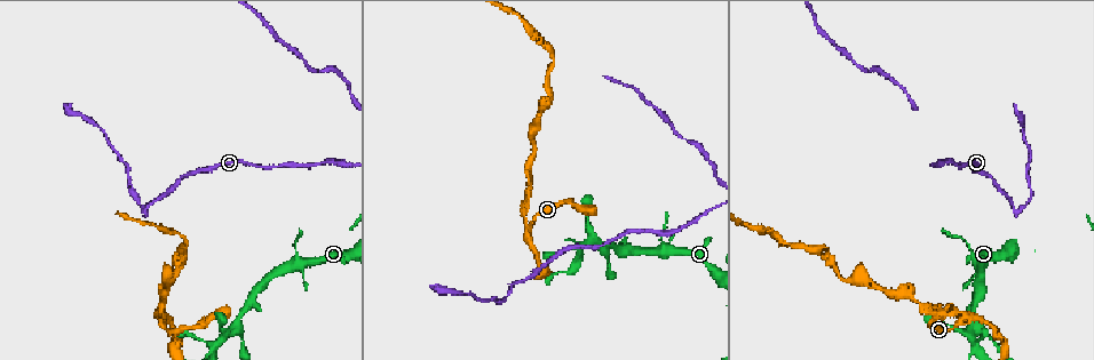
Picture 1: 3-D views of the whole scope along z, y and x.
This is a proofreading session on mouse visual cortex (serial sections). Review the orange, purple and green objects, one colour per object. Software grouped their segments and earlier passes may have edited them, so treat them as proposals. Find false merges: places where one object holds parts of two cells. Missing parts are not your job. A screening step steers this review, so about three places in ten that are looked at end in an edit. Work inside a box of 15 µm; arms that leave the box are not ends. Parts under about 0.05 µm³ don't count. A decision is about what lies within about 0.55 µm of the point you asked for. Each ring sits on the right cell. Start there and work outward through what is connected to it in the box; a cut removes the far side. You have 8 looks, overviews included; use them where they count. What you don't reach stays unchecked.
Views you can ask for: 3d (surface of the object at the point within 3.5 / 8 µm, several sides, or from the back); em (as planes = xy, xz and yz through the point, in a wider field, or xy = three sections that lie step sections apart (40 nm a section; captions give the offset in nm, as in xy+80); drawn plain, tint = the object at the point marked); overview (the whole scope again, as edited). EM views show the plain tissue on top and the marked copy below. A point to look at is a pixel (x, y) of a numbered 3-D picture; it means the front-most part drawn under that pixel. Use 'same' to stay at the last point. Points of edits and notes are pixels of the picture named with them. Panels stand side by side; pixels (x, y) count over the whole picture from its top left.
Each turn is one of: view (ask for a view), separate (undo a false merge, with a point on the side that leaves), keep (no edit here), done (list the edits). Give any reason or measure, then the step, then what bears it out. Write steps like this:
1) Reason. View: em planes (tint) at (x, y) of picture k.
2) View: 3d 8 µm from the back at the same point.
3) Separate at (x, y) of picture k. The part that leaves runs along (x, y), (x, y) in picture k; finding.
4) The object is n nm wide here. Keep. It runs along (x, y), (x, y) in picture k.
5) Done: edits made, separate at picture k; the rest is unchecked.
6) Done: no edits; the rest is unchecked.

Three arms meet. View: 3d 3.5 µm at (958, 319) of picture 1.

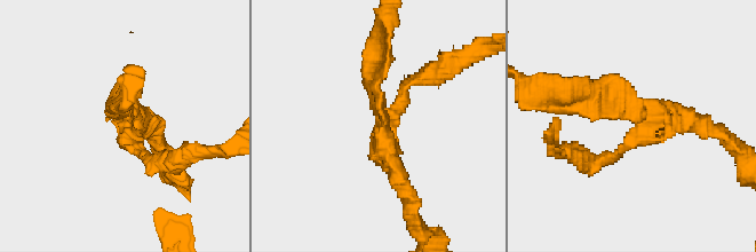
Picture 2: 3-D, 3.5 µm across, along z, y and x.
Shape alone is not enough. View: em planes (tint) at (385, 128) of picture 2.

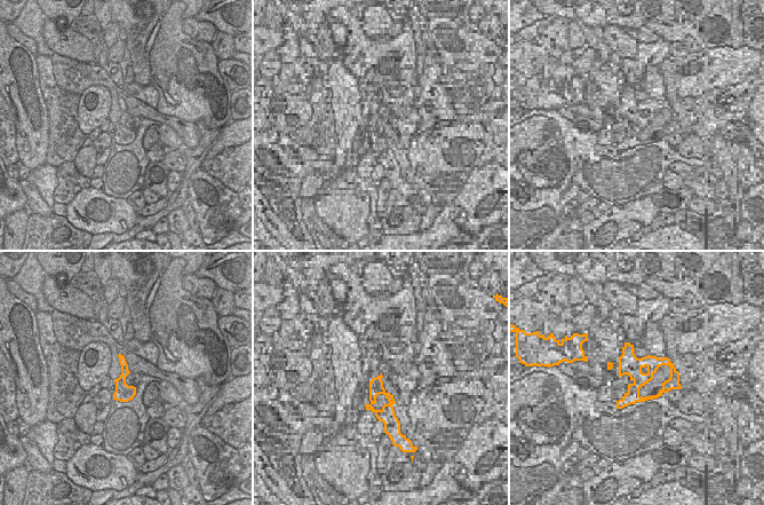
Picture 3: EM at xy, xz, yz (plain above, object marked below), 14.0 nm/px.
The object is 260 nm wide here. Keep. It runs along (154, 162), (116, 105) in picture 2; continuous, no second cell.

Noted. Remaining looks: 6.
A narrow waist. View: 3d 3.5 µm at (164, 301) of picture 1.

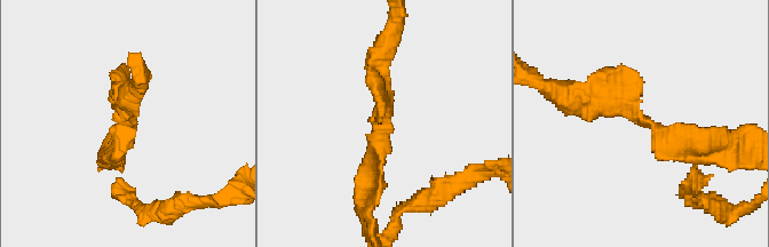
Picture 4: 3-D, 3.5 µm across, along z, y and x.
Shape alone is not enough. View: em xy step 5 (tint) at (651, 123) of picture 4.

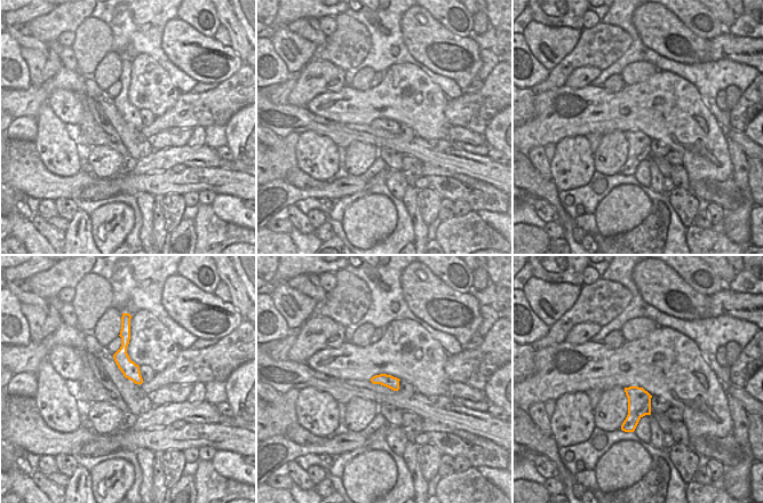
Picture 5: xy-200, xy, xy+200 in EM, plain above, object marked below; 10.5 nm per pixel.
Keep. It runs along (706, 159), (676, 152), (627, 110), (583, 100) in picture 4; one cell here.

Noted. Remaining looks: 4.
Abrupt turn. View: 3d 3.5 µm at (148, 209) of picture 1.

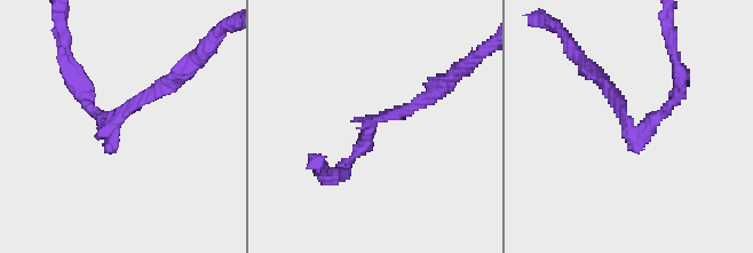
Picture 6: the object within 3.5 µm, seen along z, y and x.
The arms are 150, 200 nm wide; need the tissue. View: em xy step 2 (tint) at (367, 129) of picture 6.

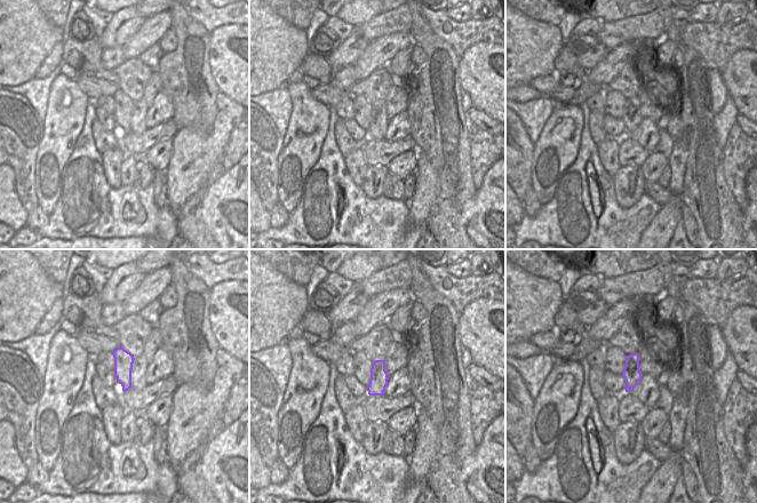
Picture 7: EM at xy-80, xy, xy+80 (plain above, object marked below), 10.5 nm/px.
View: em xy step 1 (tint) at the same point.

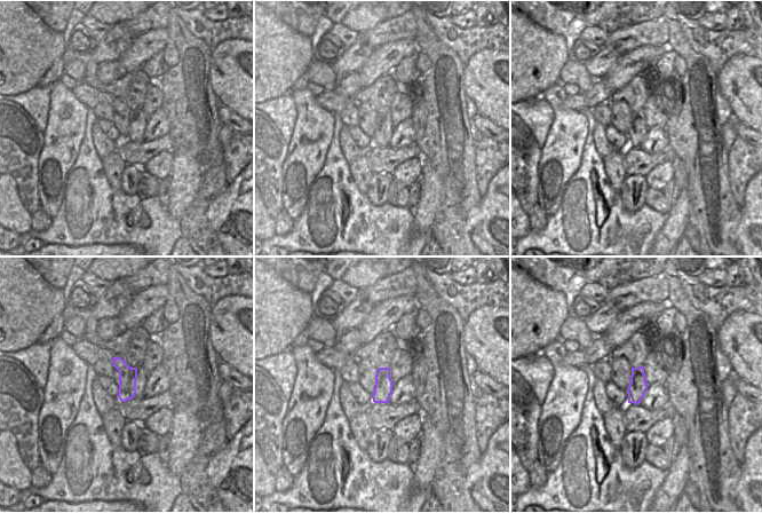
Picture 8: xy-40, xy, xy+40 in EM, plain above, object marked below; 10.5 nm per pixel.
Separate at (87, 107) of picture 6. Two cells meet here.

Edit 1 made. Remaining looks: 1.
Done: edits made, separate at picture 6; the rest is unchecked.

